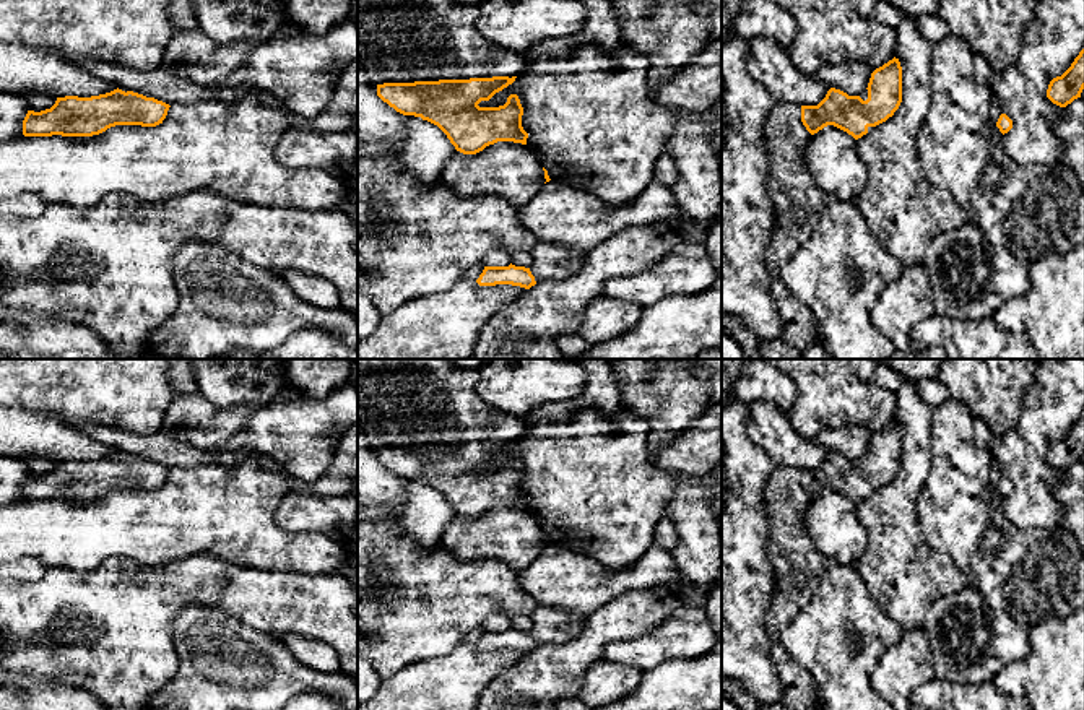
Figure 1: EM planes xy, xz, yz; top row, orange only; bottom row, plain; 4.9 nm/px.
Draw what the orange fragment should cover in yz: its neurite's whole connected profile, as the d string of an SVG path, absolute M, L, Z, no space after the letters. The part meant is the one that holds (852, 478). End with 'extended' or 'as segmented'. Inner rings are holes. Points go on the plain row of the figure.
M892 422L871 437L868 463L830 452L817 470L775 466L762 504L769 525L767 556L774 567L775 593L767 611L770 656L782 679L780 702L790 710L811 710L817 691L809 673L782 645L782 632L809 603L822 577L824 557L803 525L809 502L834 489L855 504L886 486L902 466L902 431Z; extended

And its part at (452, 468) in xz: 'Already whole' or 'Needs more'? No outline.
Needs more

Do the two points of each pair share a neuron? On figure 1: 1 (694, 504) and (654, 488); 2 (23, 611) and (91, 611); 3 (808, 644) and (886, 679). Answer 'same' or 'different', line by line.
1: different
2: same
3: different

